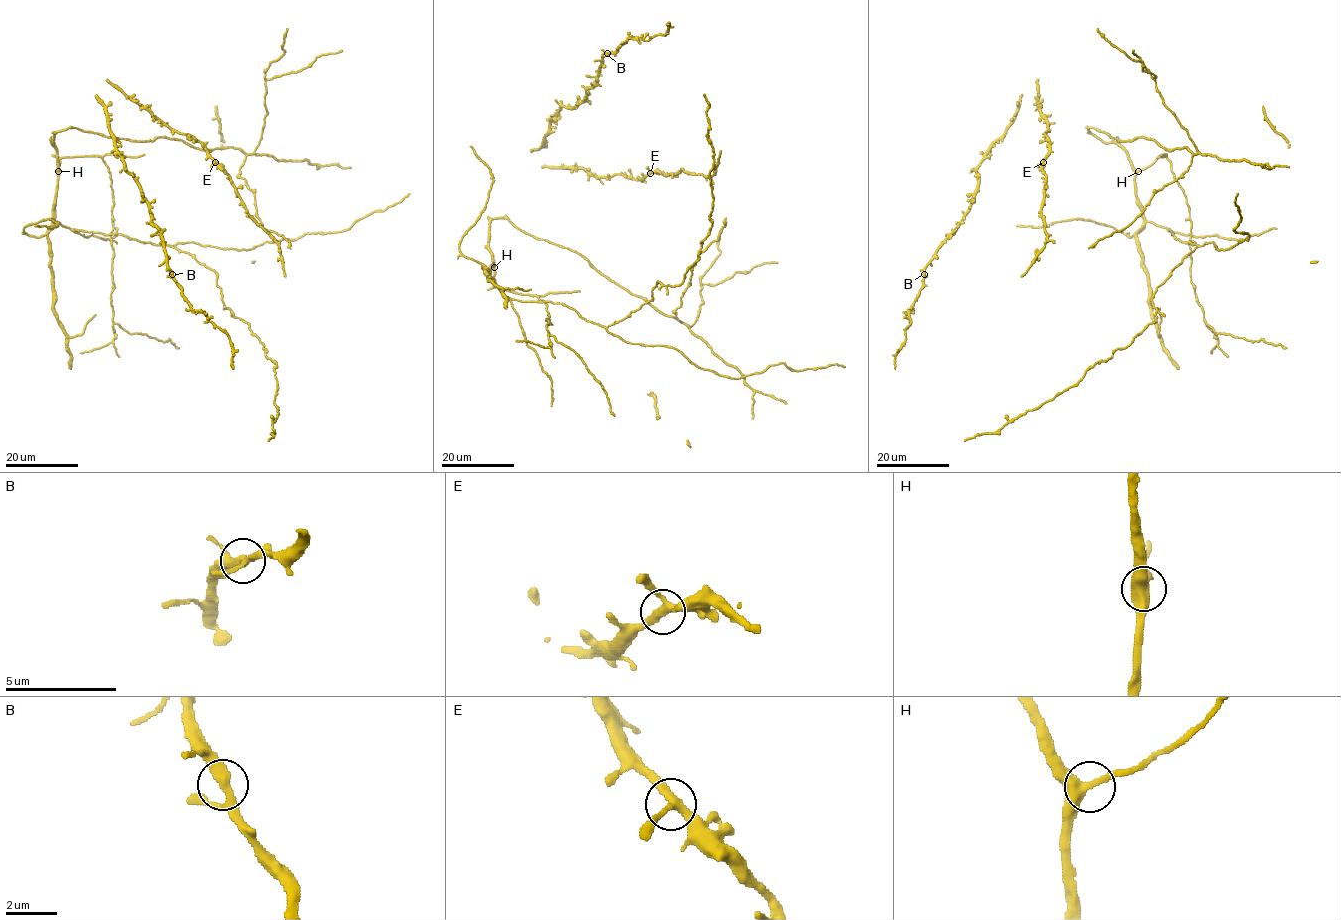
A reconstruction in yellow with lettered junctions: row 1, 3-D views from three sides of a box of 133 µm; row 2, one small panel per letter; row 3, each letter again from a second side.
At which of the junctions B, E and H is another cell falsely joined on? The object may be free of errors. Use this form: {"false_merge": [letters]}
{"false_merge": []}

